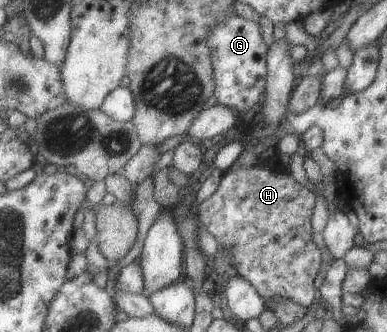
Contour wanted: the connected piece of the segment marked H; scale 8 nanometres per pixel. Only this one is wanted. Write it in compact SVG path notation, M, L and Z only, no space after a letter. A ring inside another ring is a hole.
M274 158L264 168L234 170L222 176L216 191L199 204L199 226L227 251L236 274L252 284L266 309L276 299L308 307L316 296L312 284L322 262L310 235L313 192L298 184Z

